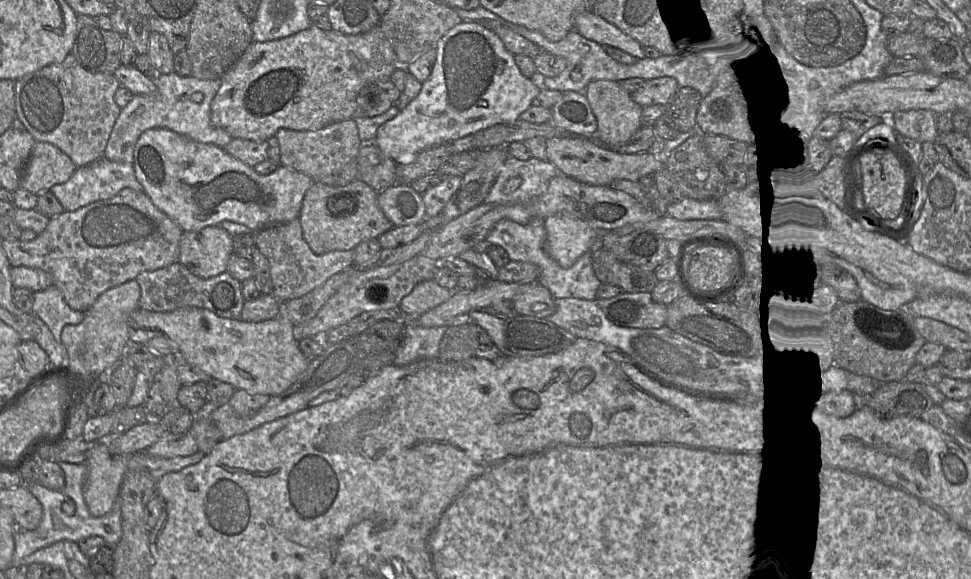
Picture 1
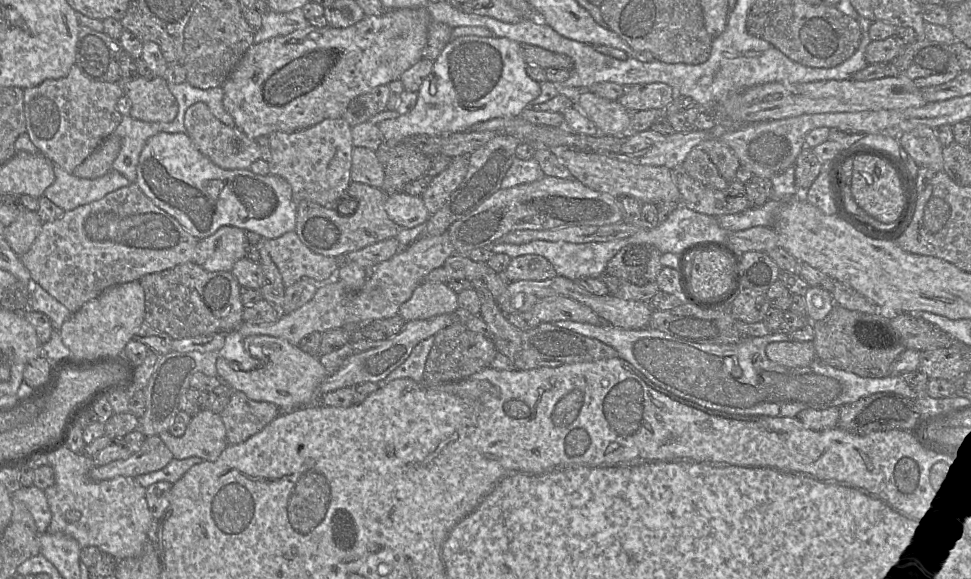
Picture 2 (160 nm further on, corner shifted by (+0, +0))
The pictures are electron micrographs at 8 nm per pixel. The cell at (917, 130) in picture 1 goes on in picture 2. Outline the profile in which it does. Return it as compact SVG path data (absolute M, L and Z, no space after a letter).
M918 126L903 133L898 141L919 167L928 167L936 172L943 170L943 146L933 128Z

